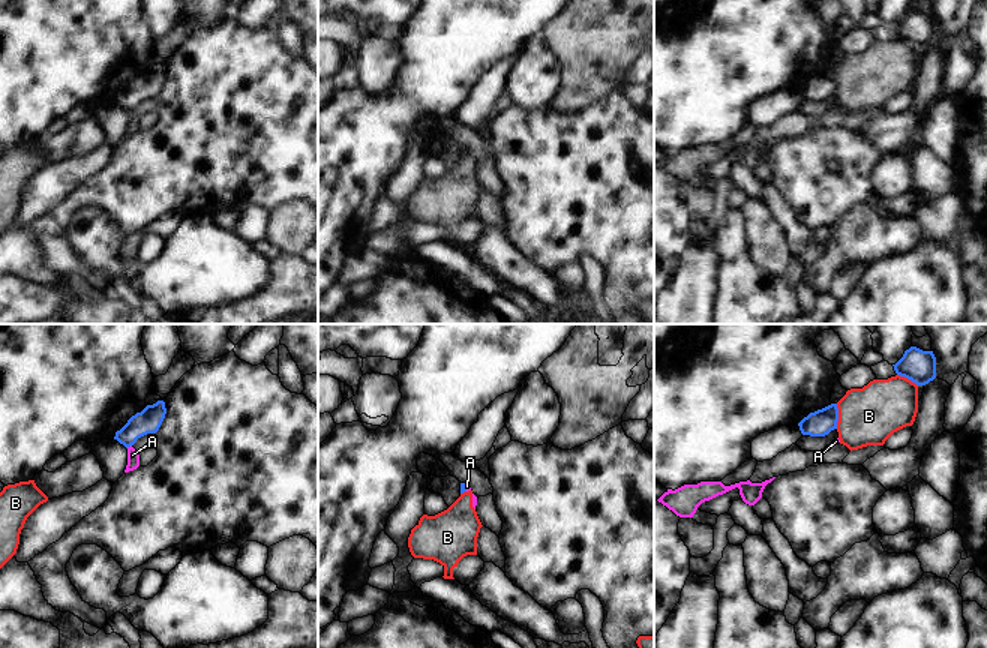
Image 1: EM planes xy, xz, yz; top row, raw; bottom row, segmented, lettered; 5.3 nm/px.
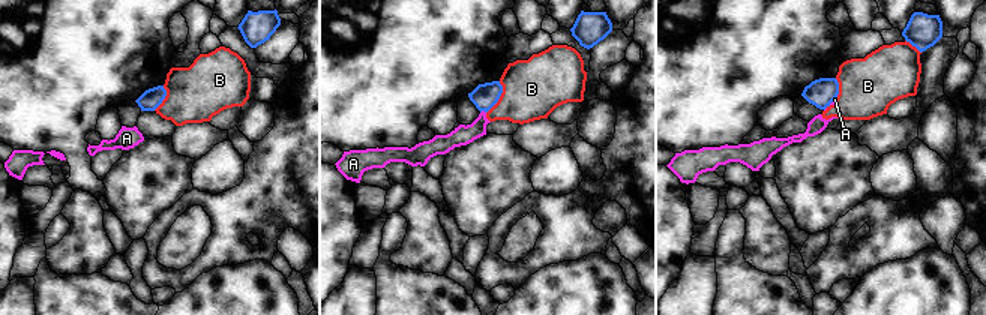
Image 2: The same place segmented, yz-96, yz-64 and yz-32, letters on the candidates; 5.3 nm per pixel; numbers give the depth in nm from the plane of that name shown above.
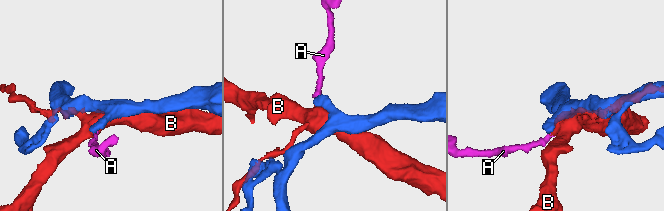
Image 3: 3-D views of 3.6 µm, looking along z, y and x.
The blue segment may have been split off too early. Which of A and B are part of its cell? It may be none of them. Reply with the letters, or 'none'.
none

